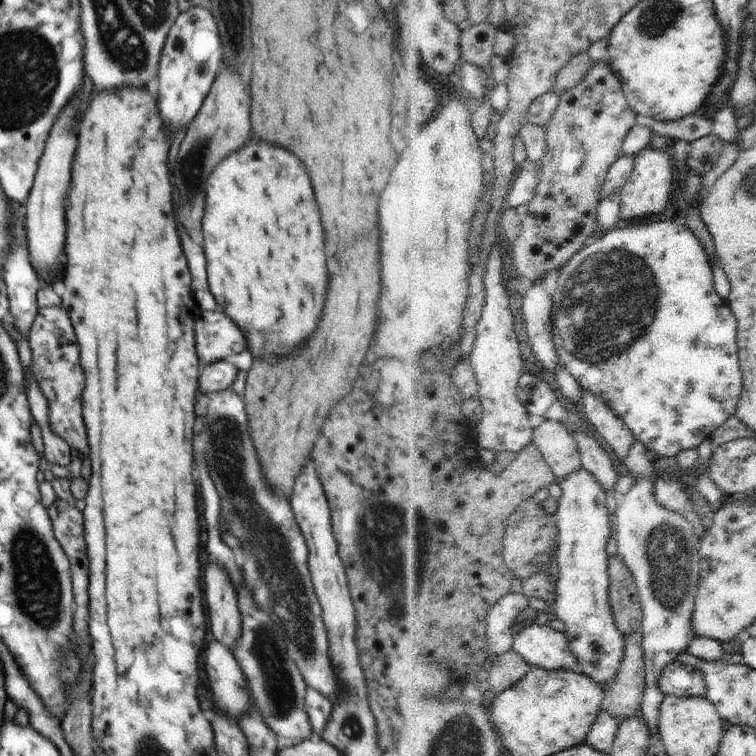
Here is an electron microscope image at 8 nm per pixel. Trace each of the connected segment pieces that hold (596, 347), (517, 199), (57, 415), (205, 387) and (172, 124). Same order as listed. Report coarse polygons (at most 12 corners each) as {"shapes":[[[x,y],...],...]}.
{"shapes":[[[678,216],[562,269],[563,366],[663,457],[744,392],[738,318]],[[521,169],[504,198],[502,212],[536,198],[541,169]],[[62,306],[38,308],[30,367],[52,430],[88,454],[85,376]],[[227,360],[205,365],[198,394],[230,389],[238,371]],[[210,9],[175,18],[159,62],[170,132],[198,114],[222,64]]]}

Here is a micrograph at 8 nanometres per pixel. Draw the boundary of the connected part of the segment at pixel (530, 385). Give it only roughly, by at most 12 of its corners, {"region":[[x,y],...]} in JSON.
{"region":[[525,372],[519,397],[532,415],[558,401],[550,382]]}

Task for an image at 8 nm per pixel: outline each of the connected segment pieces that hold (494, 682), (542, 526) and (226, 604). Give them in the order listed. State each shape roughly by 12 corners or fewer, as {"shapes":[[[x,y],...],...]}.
{"shapes":[[[518,651],[500,655],[489,686],[498,695],[518,684],[533,665]],[[537,499],[507,522],[506,564],[523,582],[550,570],[561,530]],[[204,572],[209,632],[232,650],[243,619],[230,575]]]}

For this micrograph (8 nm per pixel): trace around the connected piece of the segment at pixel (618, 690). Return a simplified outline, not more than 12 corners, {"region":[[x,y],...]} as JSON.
{"region":[[629,643],[621,670],[605,684],[620,724],[640,715],[647,687],[643,643]]}

